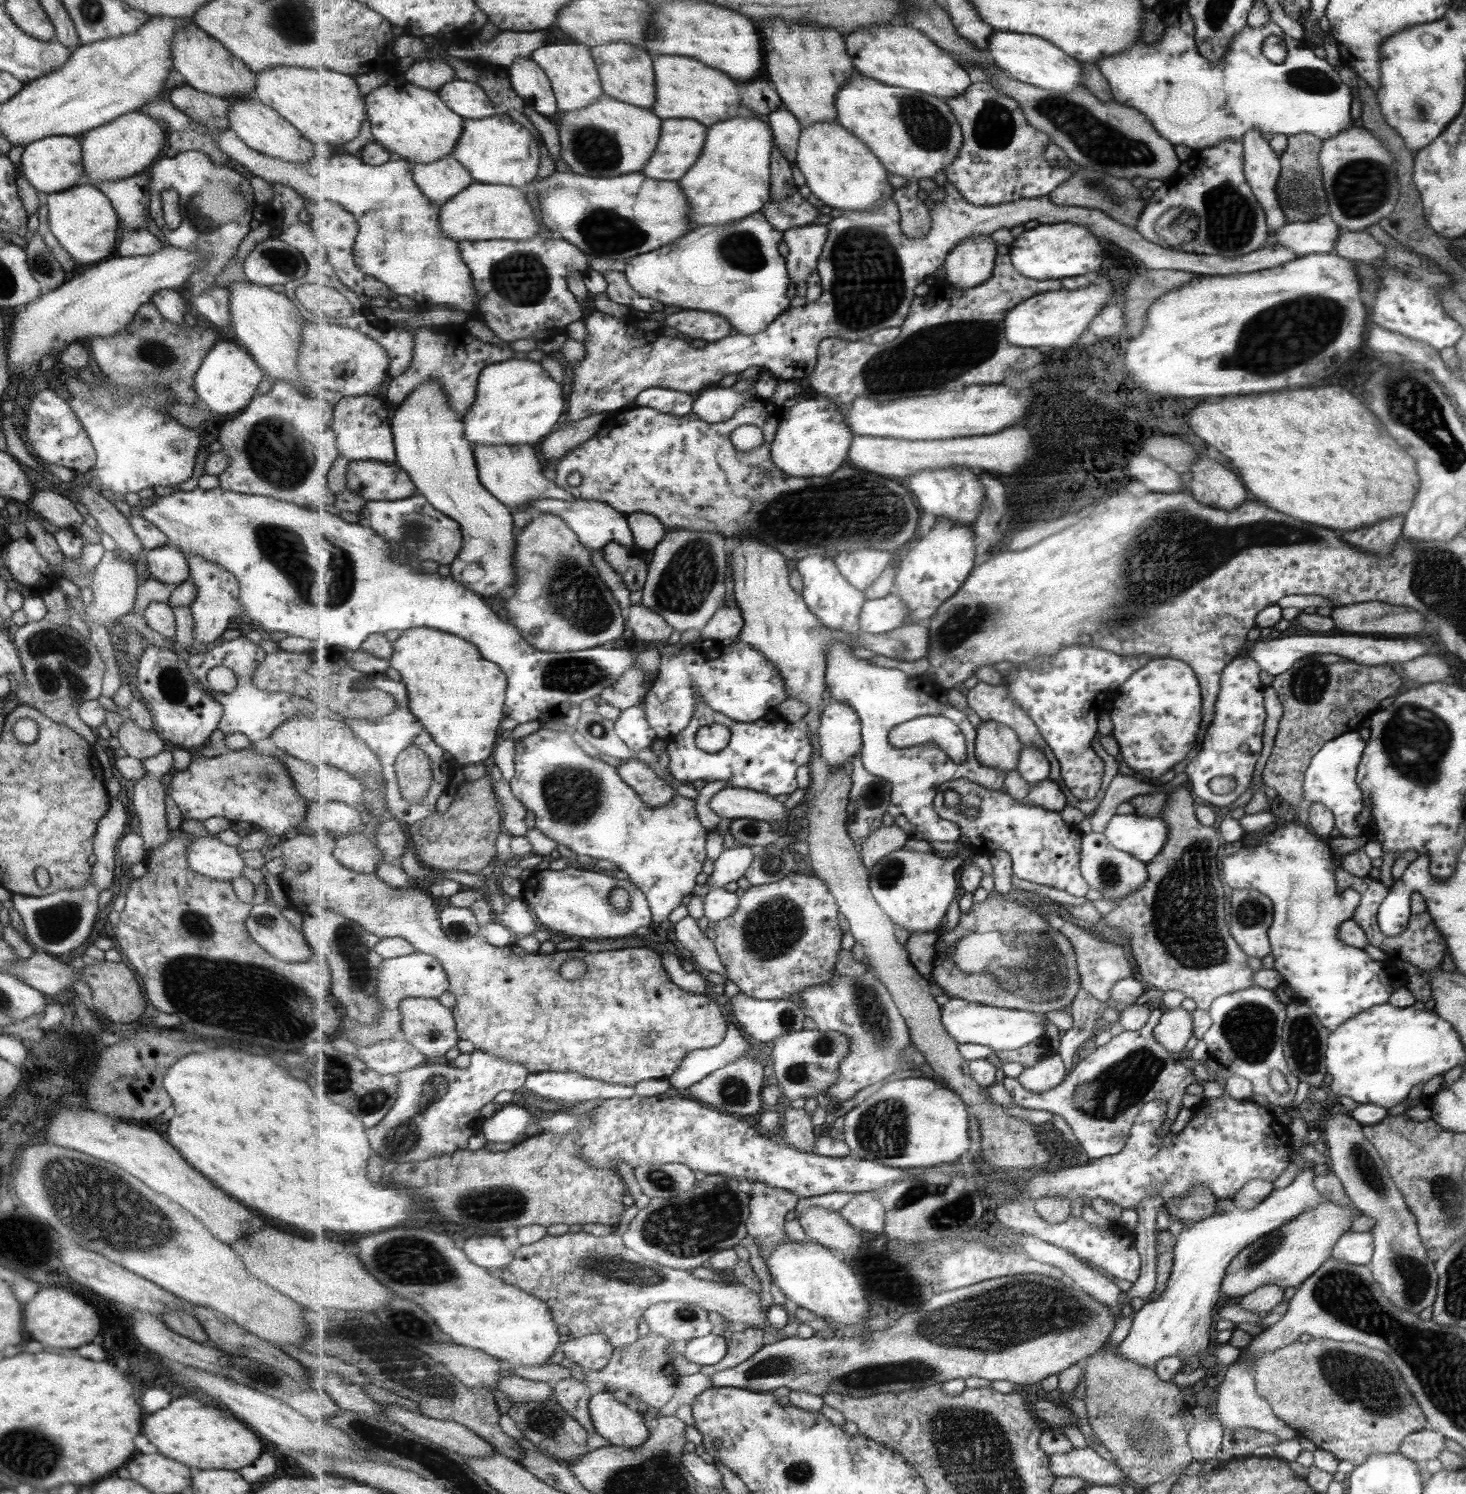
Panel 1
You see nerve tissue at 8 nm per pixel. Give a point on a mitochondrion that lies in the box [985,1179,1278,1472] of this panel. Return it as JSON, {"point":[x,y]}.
{"point":[1148,1439]}

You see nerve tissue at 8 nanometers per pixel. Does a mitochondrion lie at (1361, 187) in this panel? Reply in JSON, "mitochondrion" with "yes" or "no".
{"mitochondrion":"yes"}

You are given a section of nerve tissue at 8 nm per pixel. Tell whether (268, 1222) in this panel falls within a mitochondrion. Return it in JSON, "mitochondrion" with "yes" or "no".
{"mitochondrion":"no"}

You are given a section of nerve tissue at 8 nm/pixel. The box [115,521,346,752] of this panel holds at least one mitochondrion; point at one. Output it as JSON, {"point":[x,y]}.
{"point":[171,683]}

